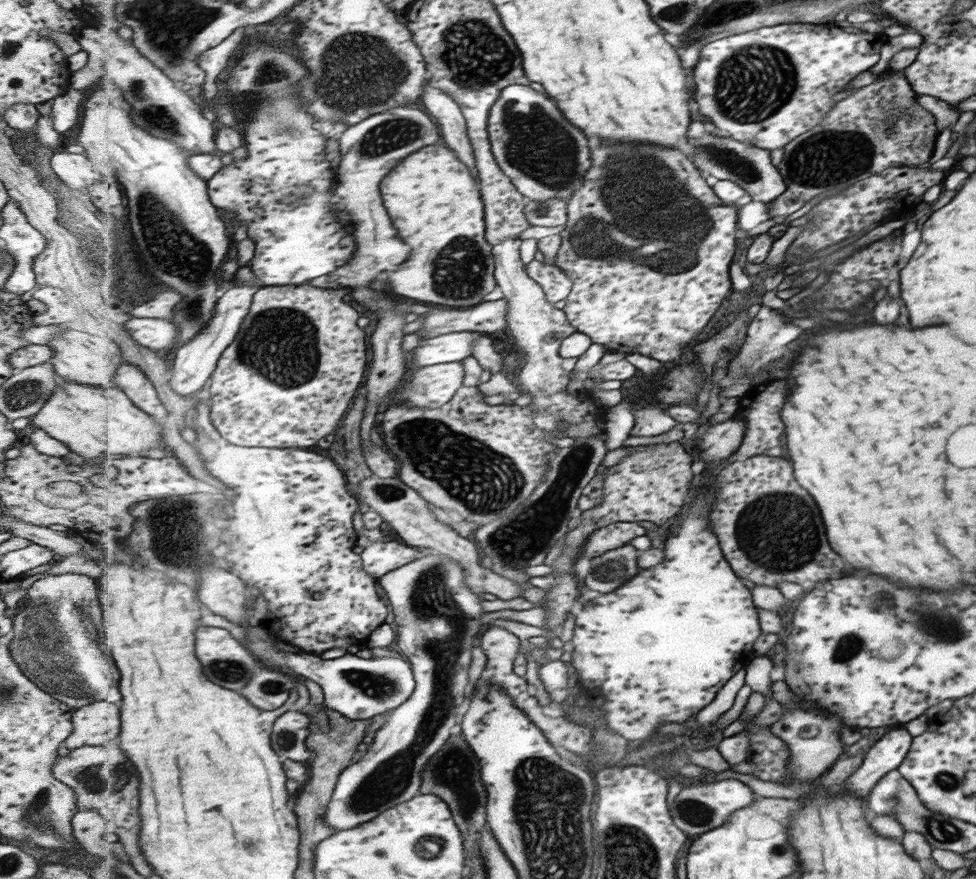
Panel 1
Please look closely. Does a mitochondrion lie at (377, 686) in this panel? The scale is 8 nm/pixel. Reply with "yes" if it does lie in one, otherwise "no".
yes

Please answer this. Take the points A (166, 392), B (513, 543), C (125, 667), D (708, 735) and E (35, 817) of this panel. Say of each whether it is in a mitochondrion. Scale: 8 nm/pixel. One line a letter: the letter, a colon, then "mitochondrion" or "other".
A: other
B: mitochondrion
C: other
D: other
E: mitochondrion

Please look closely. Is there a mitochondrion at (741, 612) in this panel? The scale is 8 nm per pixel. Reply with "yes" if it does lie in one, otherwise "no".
no

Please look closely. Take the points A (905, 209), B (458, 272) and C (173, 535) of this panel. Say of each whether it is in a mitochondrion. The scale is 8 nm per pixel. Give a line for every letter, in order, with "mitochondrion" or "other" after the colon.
A: other
B: mitochondrion
C: mitochondrion

